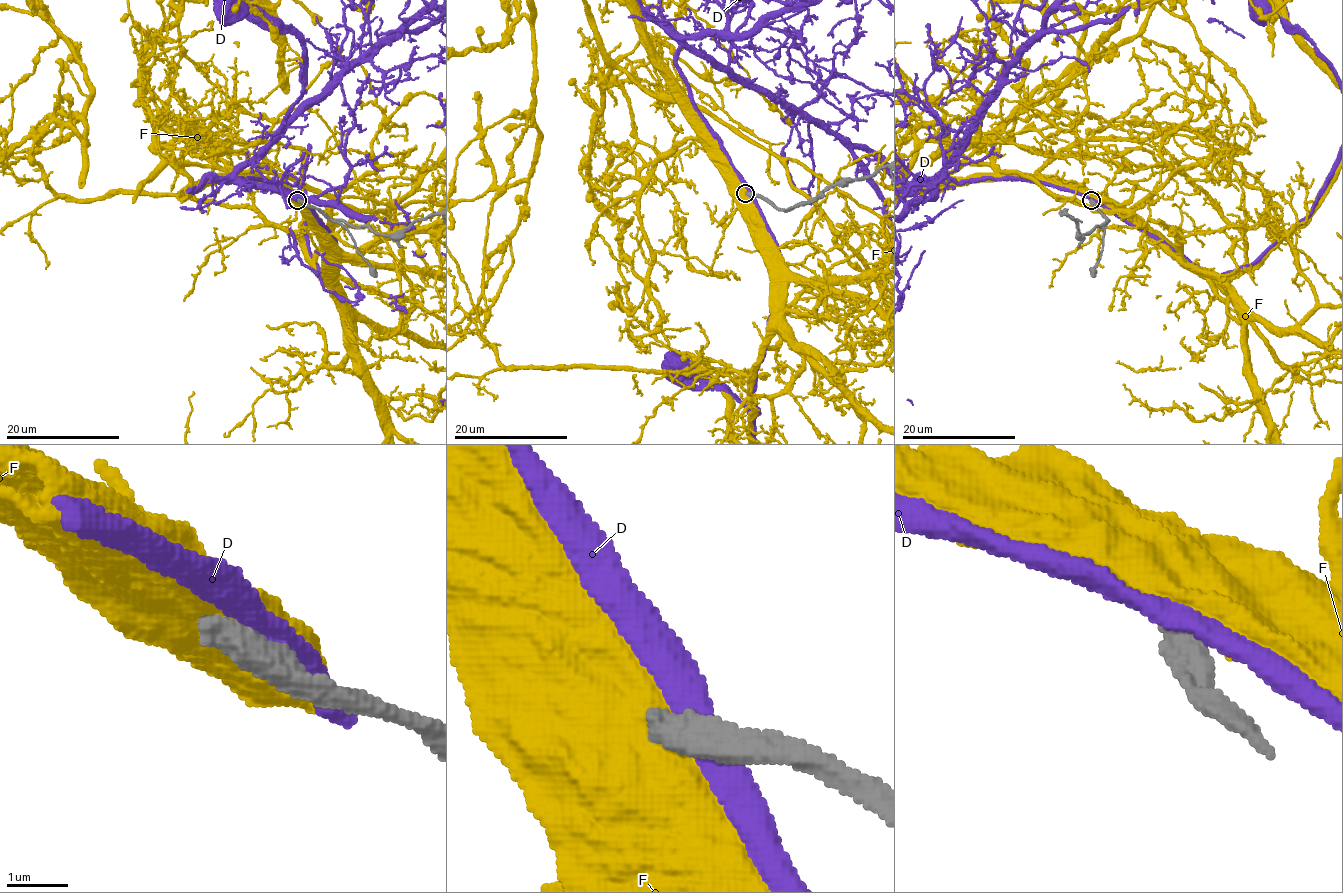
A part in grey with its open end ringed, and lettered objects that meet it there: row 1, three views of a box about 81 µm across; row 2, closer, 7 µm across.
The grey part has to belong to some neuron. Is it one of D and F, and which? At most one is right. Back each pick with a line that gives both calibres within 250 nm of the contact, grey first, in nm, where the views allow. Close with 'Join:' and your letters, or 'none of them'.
Join: none of them

